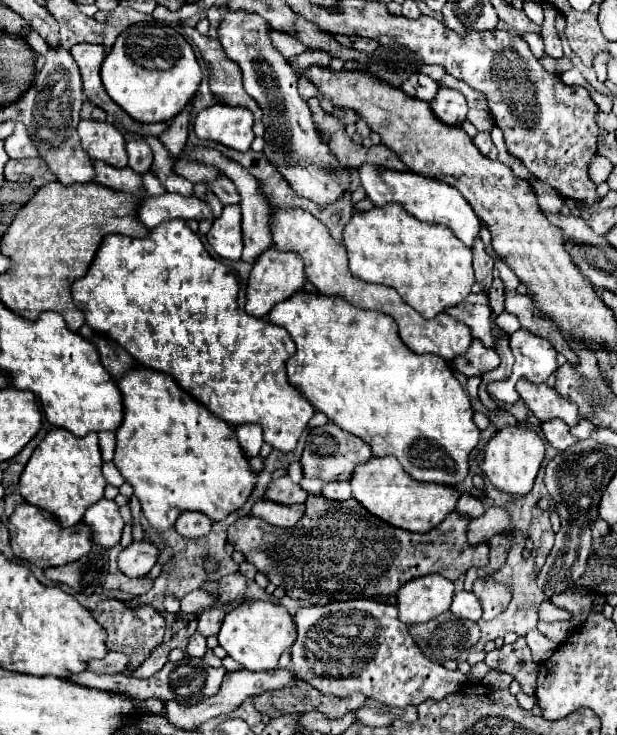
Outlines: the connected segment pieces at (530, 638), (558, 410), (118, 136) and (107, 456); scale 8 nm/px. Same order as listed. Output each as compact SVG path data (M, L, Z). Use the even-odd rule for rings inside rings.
M533 630L533 634L527 634L527 646L533 650L533 660L539 664L539 662L545 662L557 648L557 642L553 640L547 640L545 636L541 636L537 630Z
M519 380L517 392L523 398L523 402L529 406L529 410L541 422L561 418L565 424L575 426L579 420L575 404L567 402L565 398L559 398L555 388L547 386L545 382L543 384L531 384L529 380Z
M81 120L77 126L83 150L95 158L103 160L115 168L127 166L127 152L125 152L125 138L111 122L95 122L95 120Z
M99 432L99 448L103 462L111 462L115 454L115 432Z

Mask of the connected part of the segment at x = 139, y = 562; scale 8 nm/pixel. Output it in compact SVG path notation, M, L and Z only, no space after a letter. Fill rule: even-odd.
M149 540L131 542L119 554L119 570L131 578L147 576L157 560L159 560L159 548L153 542Z

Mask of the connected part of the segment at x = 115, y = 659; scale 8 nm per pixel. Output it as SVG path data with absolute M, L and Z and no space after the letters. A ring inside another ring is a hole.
M107 652L105 658L91 660L87 670L95 672L95 674L119 674L119 672L125 670L127 664L129 664L129 658L125 654L121 654L121 652Z

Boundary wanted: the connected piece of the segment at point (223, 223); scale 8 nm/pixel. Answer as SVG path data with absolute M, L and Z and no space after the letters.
M225 206L223 214L213 222L211 230L207 232L207 240L221 258L241 260L241 208Z

